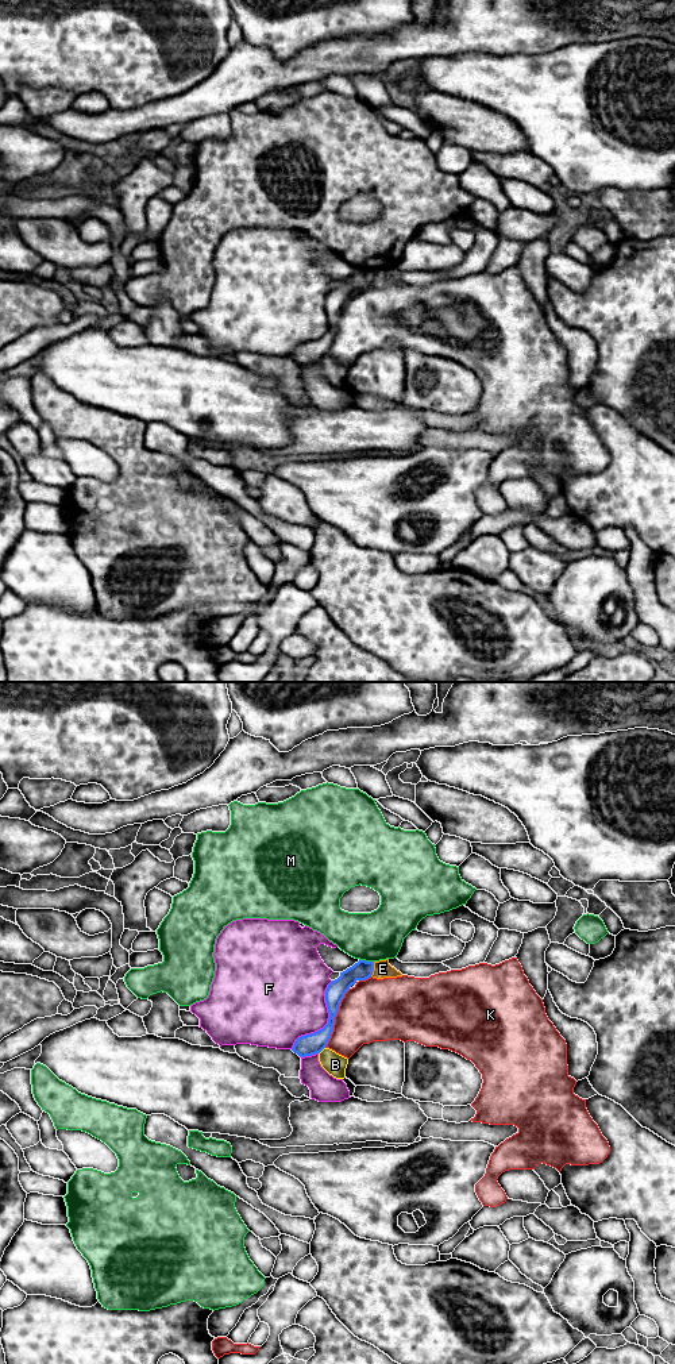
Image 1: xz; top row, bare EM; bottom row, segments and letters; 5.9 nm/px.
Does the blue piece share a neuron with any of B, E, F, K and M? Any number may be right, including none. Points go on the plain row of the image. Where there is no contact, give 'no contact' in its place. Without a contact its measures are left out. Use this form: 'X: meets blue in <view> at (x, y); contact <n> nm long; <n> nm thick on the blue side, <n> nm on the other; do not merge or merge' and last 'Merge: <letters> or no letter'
B: meets blue in xz at (321, 358); contact 60 nm long; 130 nm thick on the blue side, 140 nm on the other; do not merge
E: meets blue in xz at (373, 277); contact 90 nm long; 120 nm thick on the blue side, 100 nm on the other; do not merge
F: meets blue in xz at (328, 330); contact 480 nm long; 130 nm thick on the blue side, 400 nm on the other; do not merge
K: meets blue in xz at (334, 327); contact 380 nm long; 130 nm thick on the blue side, 360 nm on the other; do not merge
M: meets blue in xz at (365, 269); contact 90 nm long; 120 nm thick on the blue side, 300 nm on the other; do not merge
Merge: no letter

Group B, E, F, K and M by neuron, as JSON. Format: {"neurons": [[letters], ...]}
{"neurons": [["B"], ["E"], ["F"], ["K"], ["M"]]}

